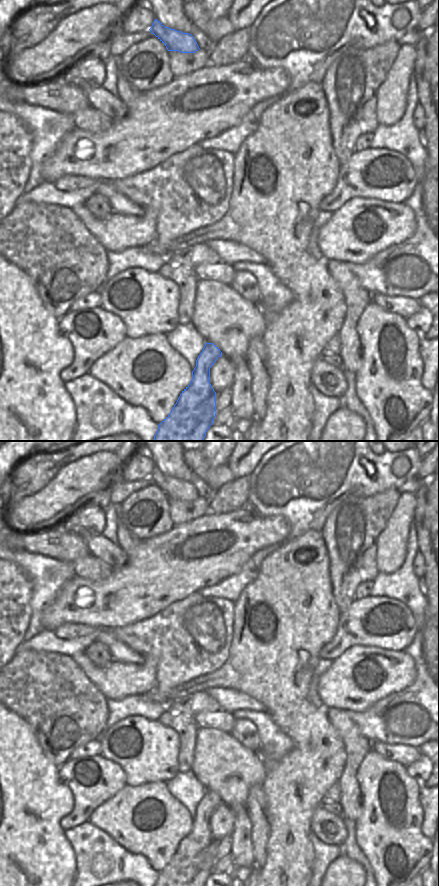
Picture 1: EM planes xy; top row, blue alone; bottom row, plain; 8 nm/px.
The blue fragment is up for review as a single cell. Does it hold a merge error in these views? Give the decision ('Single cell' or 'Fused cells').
Fused cells.

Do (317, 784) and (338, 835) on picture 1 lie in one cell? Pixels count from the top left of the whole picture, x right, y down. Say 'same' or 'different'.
different

